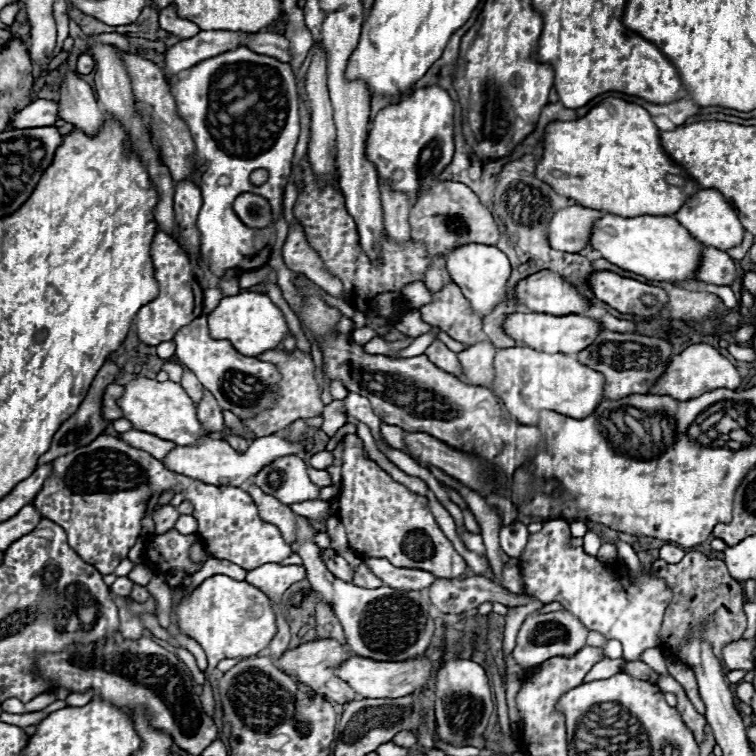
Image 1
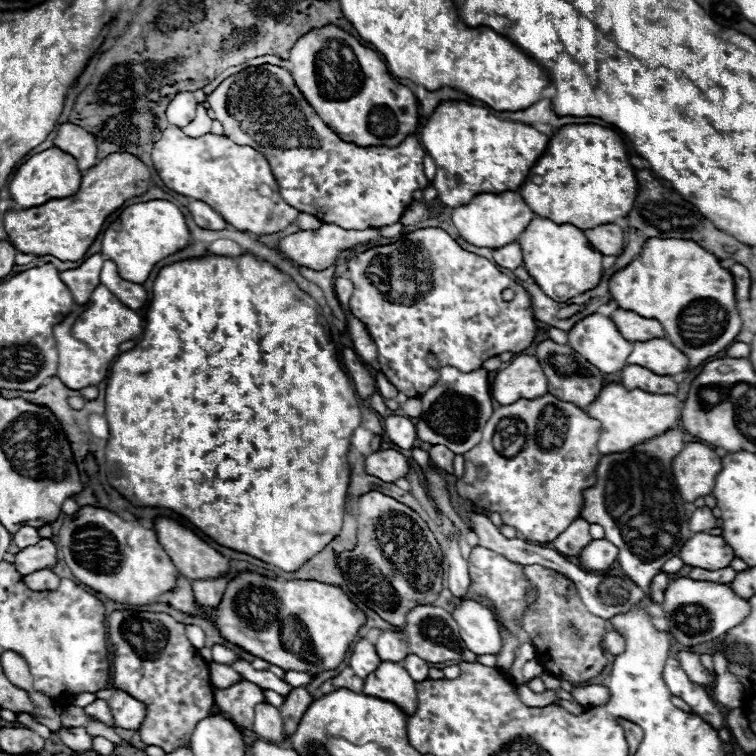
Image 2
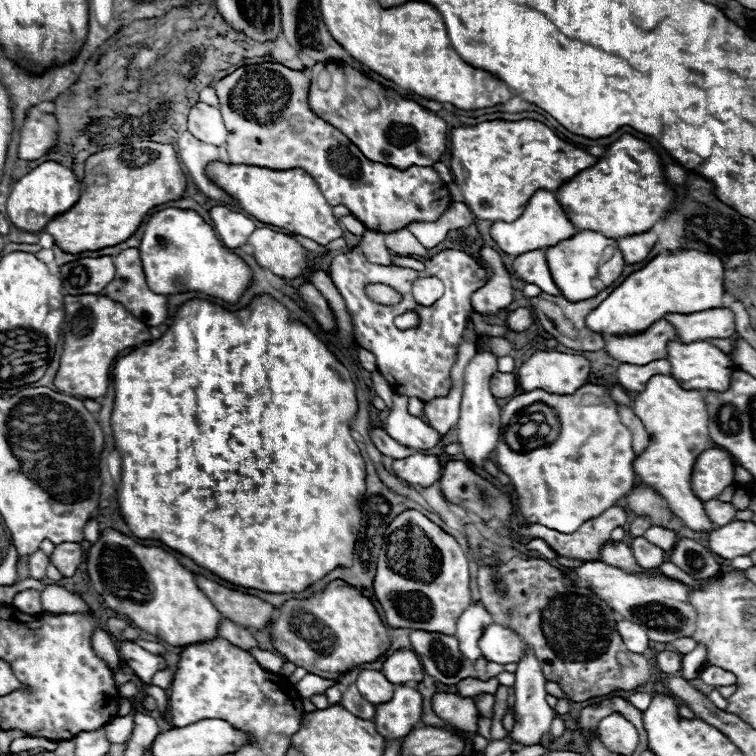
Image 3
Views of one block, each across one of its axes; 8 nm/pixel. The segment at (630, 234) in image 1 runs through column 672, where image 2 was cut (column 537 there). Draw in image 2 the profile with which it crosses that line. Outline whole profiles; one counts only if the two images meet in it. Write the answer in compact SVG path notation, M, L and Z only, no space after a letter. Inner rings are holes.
M534 218L520 234L518 244L524 254L524 268L552 300L570 300L580 292L596 288L602 278L602 254L592 248L584 232L572 224L556 224L548 218Z

